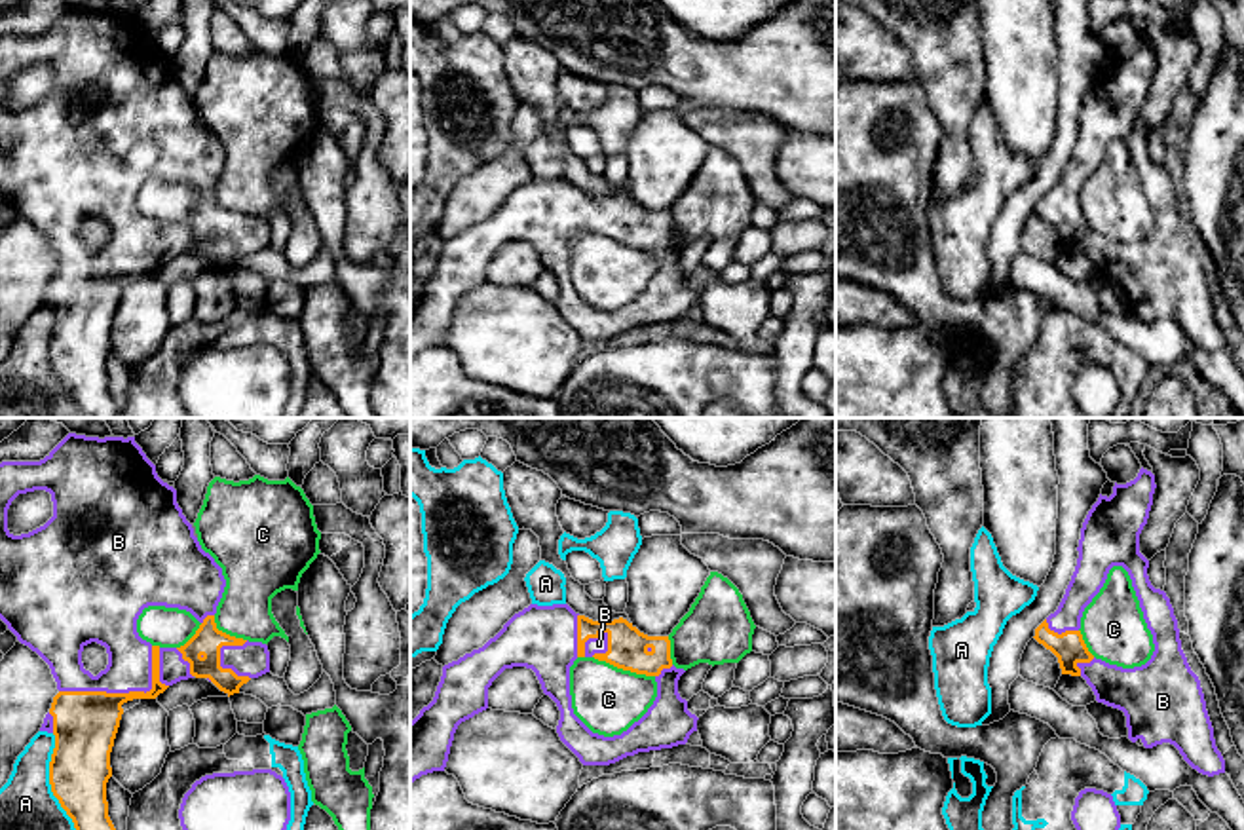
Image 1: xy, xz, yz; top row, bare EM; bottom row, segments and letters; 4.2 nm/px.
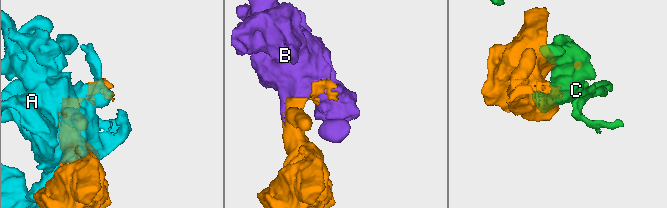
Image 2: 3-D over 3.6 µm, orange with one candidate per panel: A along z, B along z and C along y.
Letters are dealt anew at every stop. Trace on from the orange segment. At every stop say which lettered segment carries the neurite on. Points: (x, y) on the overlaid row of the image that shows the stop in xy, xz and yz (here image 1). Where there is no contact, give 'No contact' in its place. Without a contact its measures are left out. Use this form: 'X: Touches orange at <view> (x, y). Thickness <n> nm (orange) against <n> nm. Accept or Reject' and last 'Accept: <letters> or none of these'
A: Touches orange at xy (50, 781). Thickness 260 nm (orange) against 220 nm. Reject
B: Touches orange at xy (126, 694). Thickness 280 nm (orange) against 190 nm. Accept
C: Touches orange at xz (623, 669). Thickness 180 nm (orange) against 280 nm. Reject
Accept: B

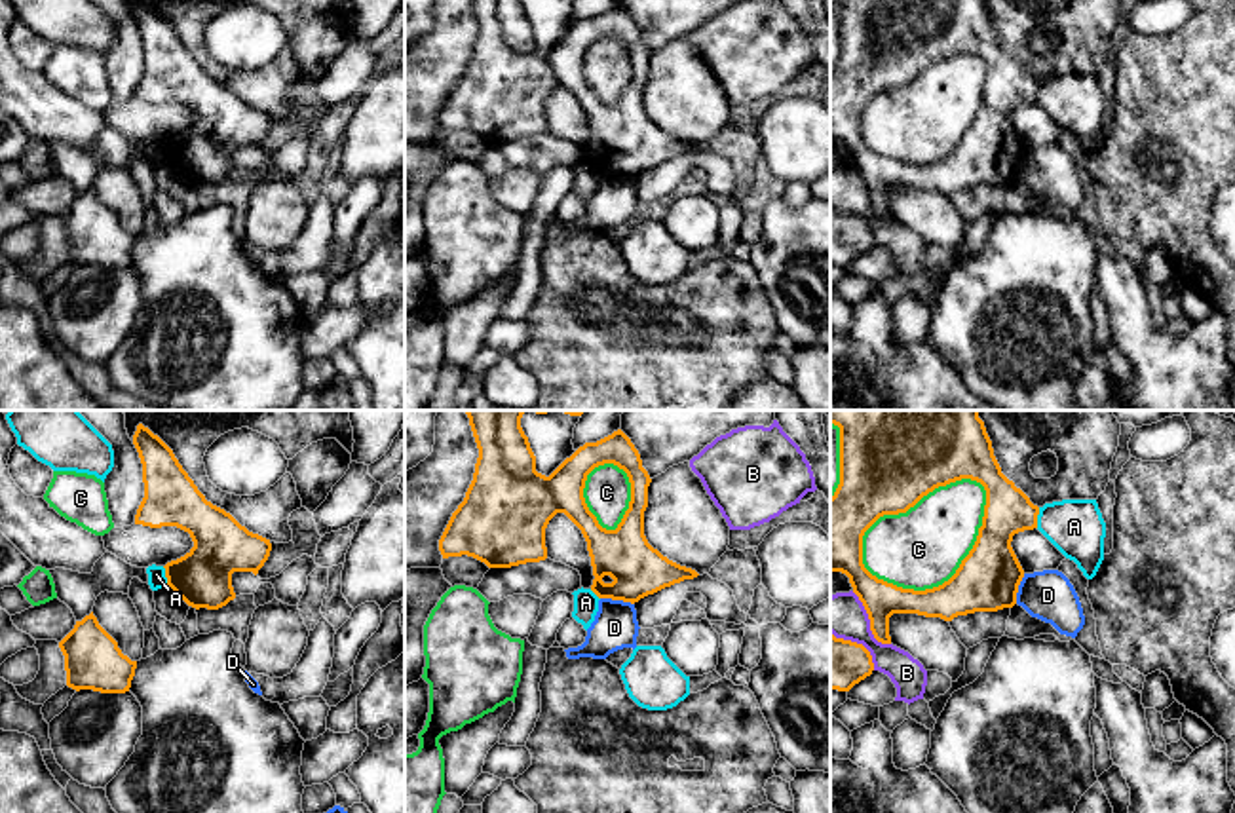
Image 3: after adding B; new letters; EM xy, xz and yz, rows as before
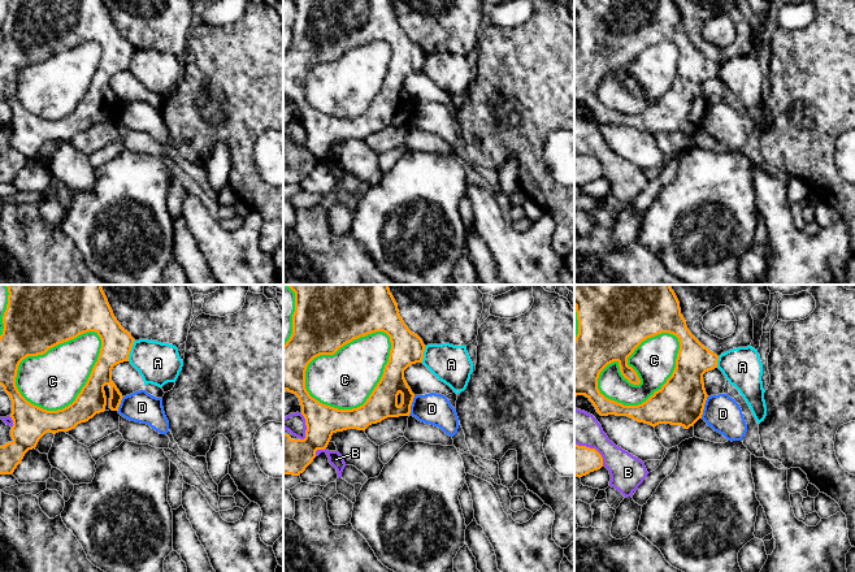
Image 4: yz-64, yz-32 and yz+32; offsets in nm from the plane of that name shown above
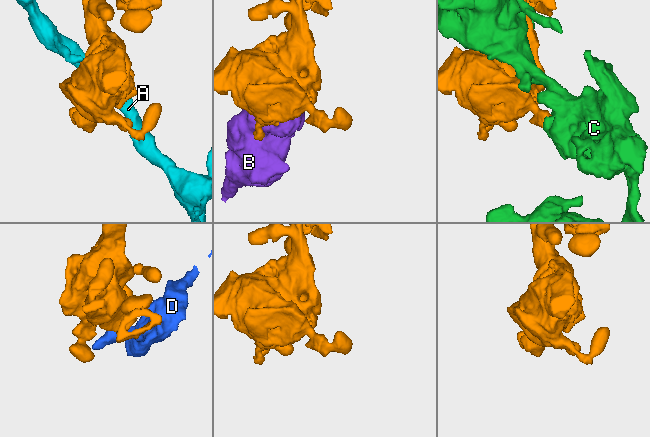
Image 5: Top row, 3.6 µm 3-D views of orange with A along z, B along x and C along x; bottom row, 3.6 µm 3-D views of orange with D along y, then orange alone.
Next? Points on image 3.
A: Touches orange at yz (1036, 517). Thickness 200 nm (orange) against 240 nm. Reject
B: Touches orange at yz (871, 622). Thickness 160 nm (orange) against 190 nm. Reject
C: Touches orange at yz (907, 510). Thickness 440 nm (orange) against 340 nm. Reject
D: Touches orange at xz (618, 599). Thickness 220 nm (orange) against 190 nm. Reject
Accept: none of these

